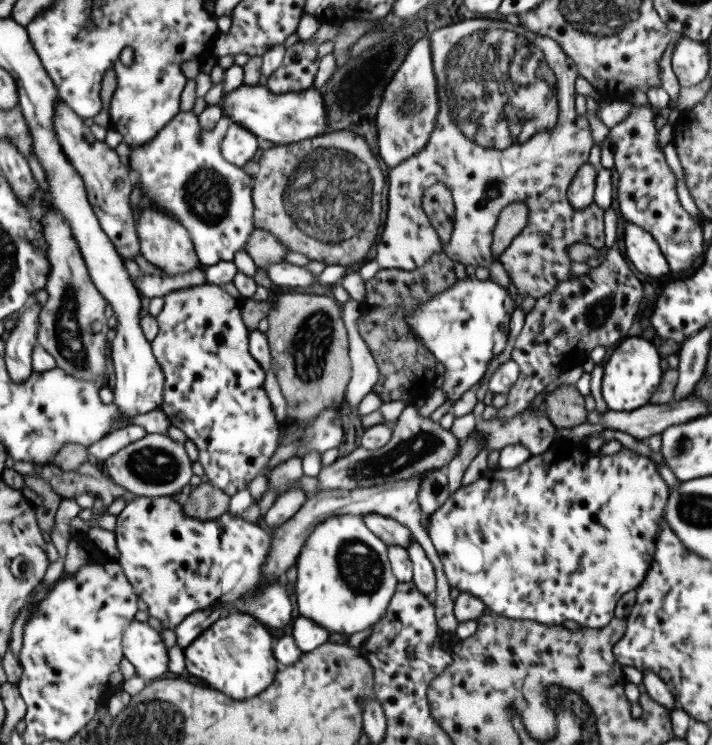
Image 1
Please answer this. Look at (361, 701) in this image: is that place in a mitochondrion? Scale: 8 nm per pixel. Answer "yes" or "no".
no

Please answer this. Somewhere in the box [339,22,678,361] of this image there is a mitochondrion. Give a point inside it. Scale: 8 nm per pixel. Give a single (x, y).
(503, 93)

